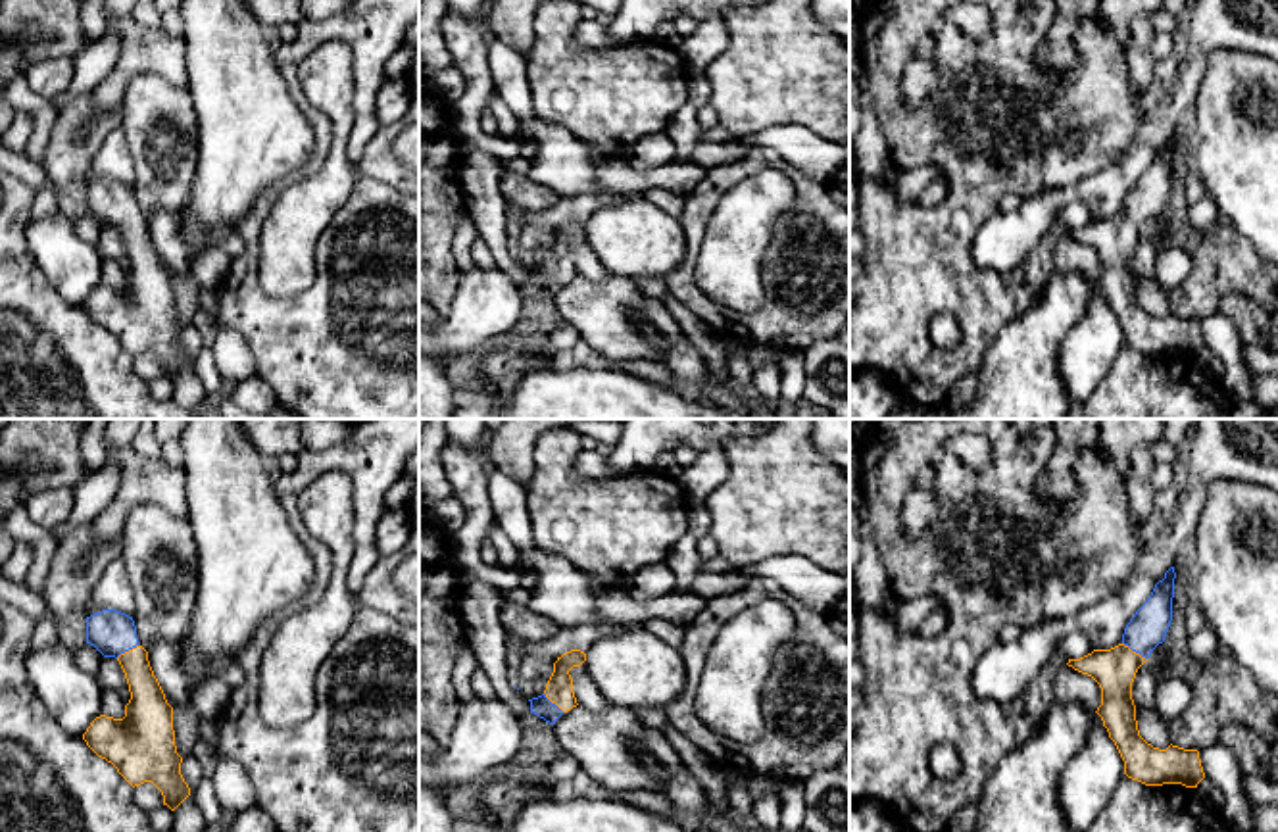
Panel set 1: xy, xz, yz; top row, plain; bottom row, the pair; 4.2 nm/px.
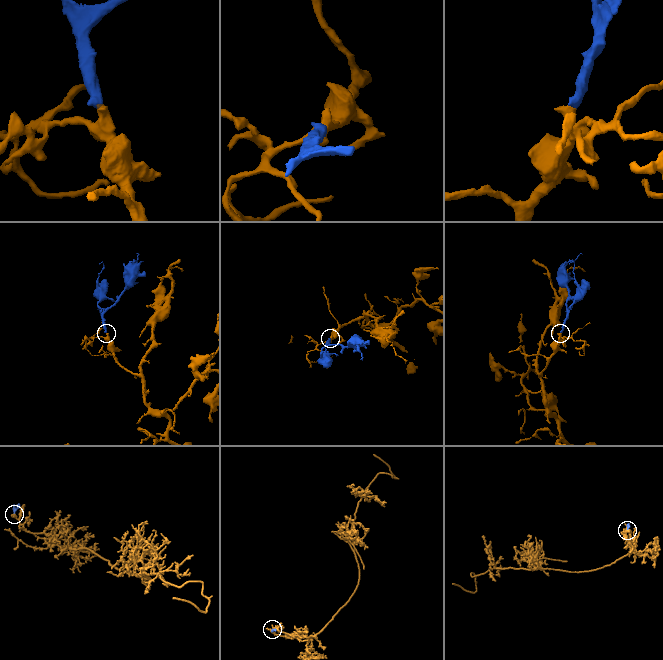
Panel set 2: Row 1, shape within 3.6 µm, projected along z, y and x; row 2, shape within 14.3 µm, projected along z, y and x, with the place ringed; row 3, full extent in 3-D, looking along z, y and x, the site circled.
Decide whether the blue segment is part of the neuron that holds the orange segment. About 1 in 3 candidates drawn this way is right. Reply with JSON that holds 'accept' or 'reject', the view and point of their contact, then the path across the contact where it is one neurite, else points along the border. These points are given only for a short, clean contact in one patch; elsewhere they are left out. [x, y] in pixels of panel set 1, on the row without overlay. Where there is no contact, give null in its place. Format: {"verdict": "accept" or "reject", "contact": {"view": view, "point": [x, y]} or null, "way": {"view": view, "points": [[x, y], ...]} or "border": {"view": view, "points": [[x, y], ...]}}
{"verdict": "accept", "contact": {"view": "yz", "point": [1134, 221]}, "way": {"view": "yz", "points": [[1113, 239], [1134, 221], [1148, 196]]}}

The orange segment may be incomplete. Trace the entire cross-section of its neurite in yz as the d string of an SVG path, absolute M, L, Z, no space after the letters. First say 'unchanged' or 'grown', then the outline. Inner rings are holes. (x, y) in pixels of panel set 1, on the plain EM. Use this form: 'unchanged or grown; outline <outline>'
grown; outline M1174 136L1165 142L1124 198L1122 211L1111 219L1094 219L1080 229L1069 229L1069 236L1092 246L1101 257L1097 284L1115 311L1124 344L1145 355L1182 354L1197 357L1205 348L1199 321L1147 313L1138 300L1132 252L1151 221L1165 211L1172 190Z

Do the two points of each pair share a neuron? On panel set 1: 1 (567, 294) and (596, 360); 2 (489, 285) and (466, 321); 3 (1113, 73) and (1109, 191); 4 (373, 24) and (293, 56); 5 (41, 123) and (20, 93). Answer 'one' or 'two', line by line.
1: two
2: one
3: two
4: one
5: one

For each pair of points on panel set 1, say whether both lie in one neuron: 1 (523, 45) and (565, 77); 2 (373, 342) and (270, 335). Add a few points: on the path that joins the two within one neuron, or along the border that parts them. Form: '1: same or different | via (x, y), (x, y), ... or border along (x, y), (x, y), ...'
1: different | border along (537, 29), (533, 48), (525, 58)
2: same | via (348, 342), (294, 341)

